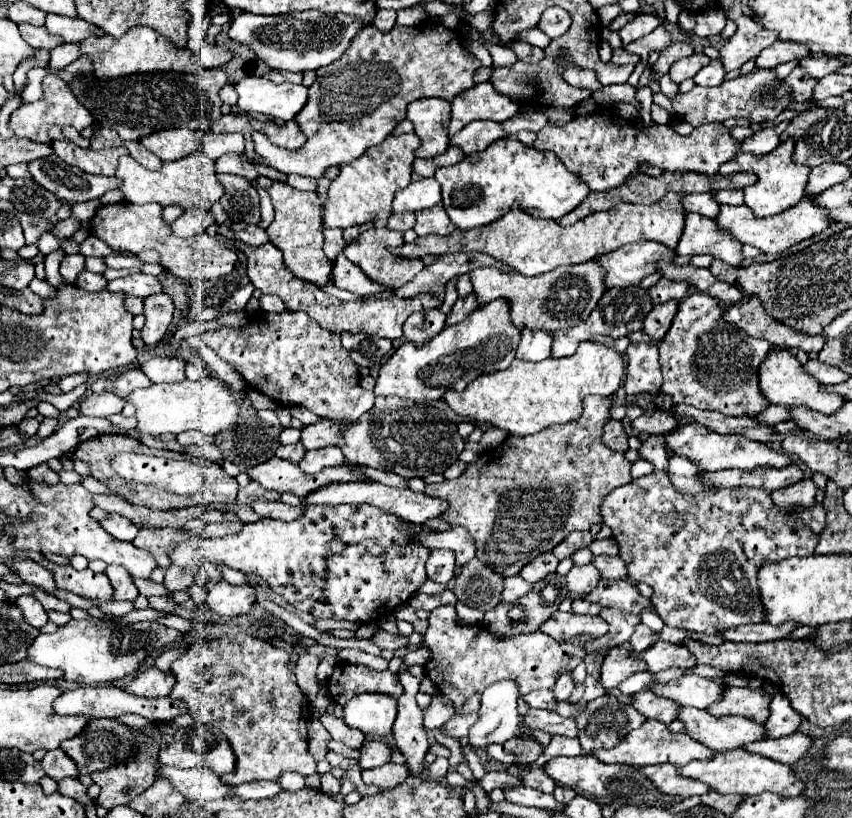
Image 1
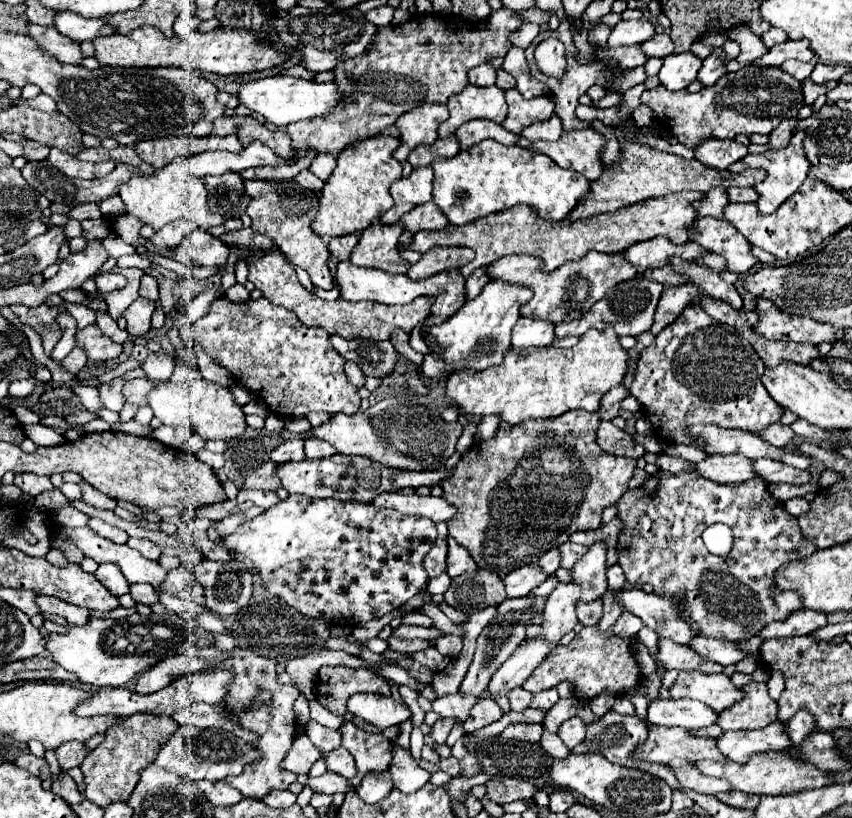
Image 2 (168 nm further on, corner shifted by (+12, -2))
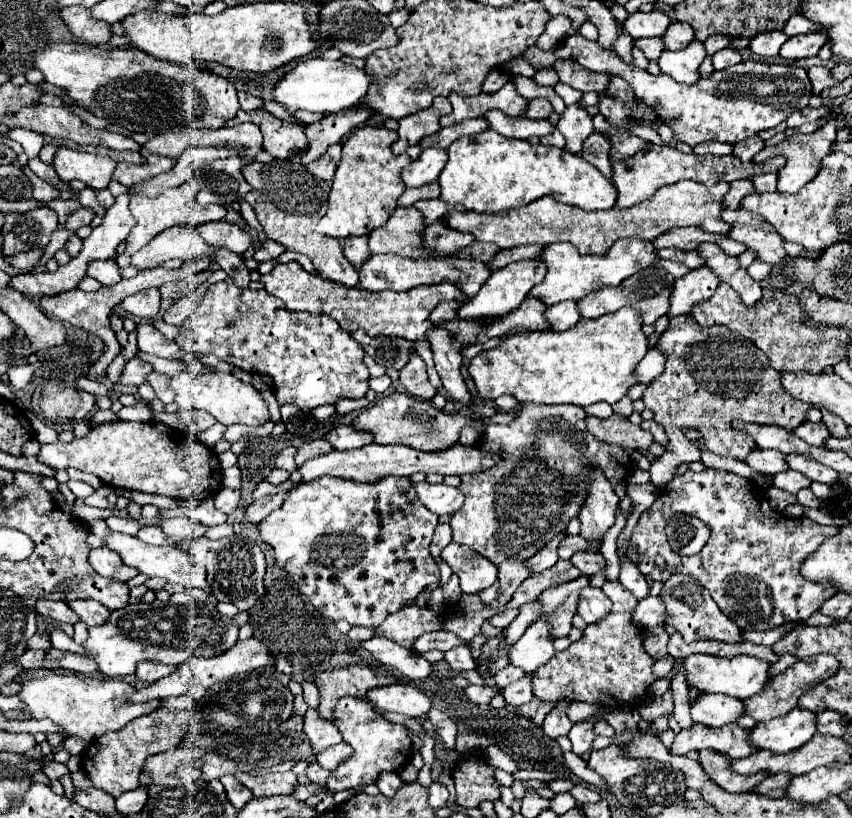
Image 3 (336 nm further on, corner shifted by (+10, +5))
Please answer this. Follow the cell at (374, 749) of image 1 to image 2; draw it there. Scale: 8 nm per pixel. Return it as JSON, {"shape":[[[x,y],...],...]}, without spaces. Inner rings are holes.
{"shape":[[[342,746],[336,748],[336,750],[332,750],[332,752],[328,752],[328,754],[324,756],[324,760],[326,760],[326,768],[328,768],[328,770],[344,776],[346,780],[352,780],[352,778],[358,774],[356,764],[354,764],[354,758],[352,758],[350,752],[348,752],[346,748],[342,748]]]}

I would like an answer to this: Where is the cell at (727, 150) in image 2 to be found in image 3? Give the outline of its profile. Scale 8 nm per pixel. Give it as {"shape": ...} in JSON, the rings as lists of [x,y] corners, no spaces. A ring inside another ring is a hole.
{"shape":[[[750,137],[750,139],[734,145],[734,155],[740,157],[742,161],[752,161],[752,157],[754,157],[756,153],[760,153],[762,149],[764,149],[764,139],[760,139],[760,137]]]}

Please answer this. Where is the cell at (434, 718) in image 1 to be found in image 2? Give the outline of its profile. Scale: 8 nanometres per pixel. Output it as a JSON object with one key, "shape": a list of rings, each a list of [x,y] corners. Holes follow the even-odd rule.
{"shape":[[[450,694],[450,696],[440,696],[432,702],[432,710],[440,718],[456,718],[458,722],[464,722],[476,704],[474,696],[462,696],[462,694]]]}

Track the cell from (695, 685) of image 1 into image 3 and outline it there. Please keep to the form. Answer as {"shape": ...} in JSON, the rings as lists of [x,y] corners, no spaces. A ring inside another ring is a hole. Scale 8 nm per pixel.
{"shape":[[[692,655],[684,659],[686,679],[692,687],[700,689],[702,693],[724,693],[738,699],[748,699],[770,683],[770,663],[764,659],[756,659],[750,655],[736,655],[732,659],[726,657],[712,657],[712,655]]]}

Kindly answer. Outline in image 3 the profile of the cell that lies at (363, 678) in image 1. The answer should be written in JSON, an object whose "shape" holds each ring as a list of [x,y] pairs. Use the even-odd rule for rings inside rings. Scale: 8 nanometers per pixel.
{"shape":[[[342,667],[334,671],[320,673],[316,677],[316,687],[320,691],[320,715],[324,719],[332,719],[332,711],[338,699],[346,695],[366,697],[368,689],[392,685],[390,677],[378,677],[370,667]]]}

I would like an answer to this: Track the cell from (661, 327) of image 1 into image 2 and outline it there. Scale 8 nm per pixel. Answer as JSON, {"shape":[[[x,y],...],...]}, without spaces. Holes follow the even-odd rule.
{"shape":[[[684,284],[684,286],[674,286],[674,288],[664,288],[656,314],[654,314],[654,324],[650,328],[650,332],[656,336],[660,330],[664,330],[672,320],[676,320],[678,312],[684,310],[684,306],[688,306],[694,296],[700,290],[694,284]]]}

